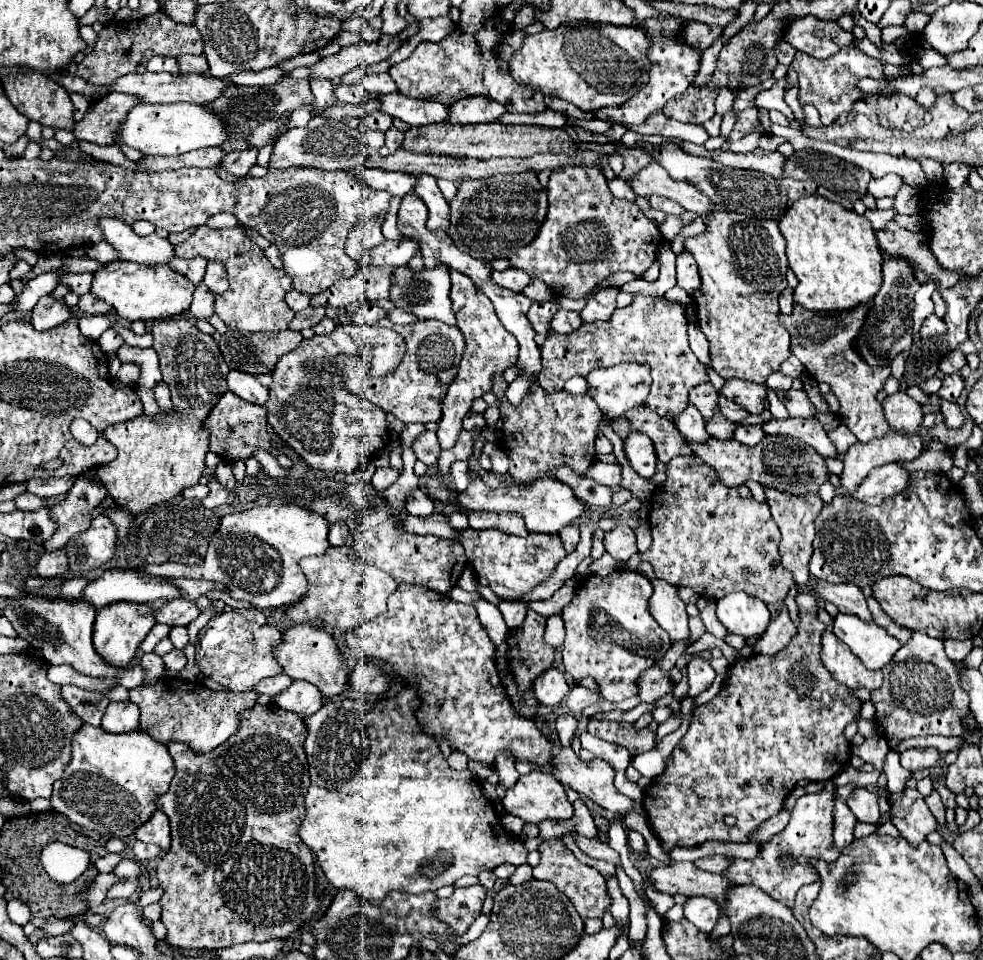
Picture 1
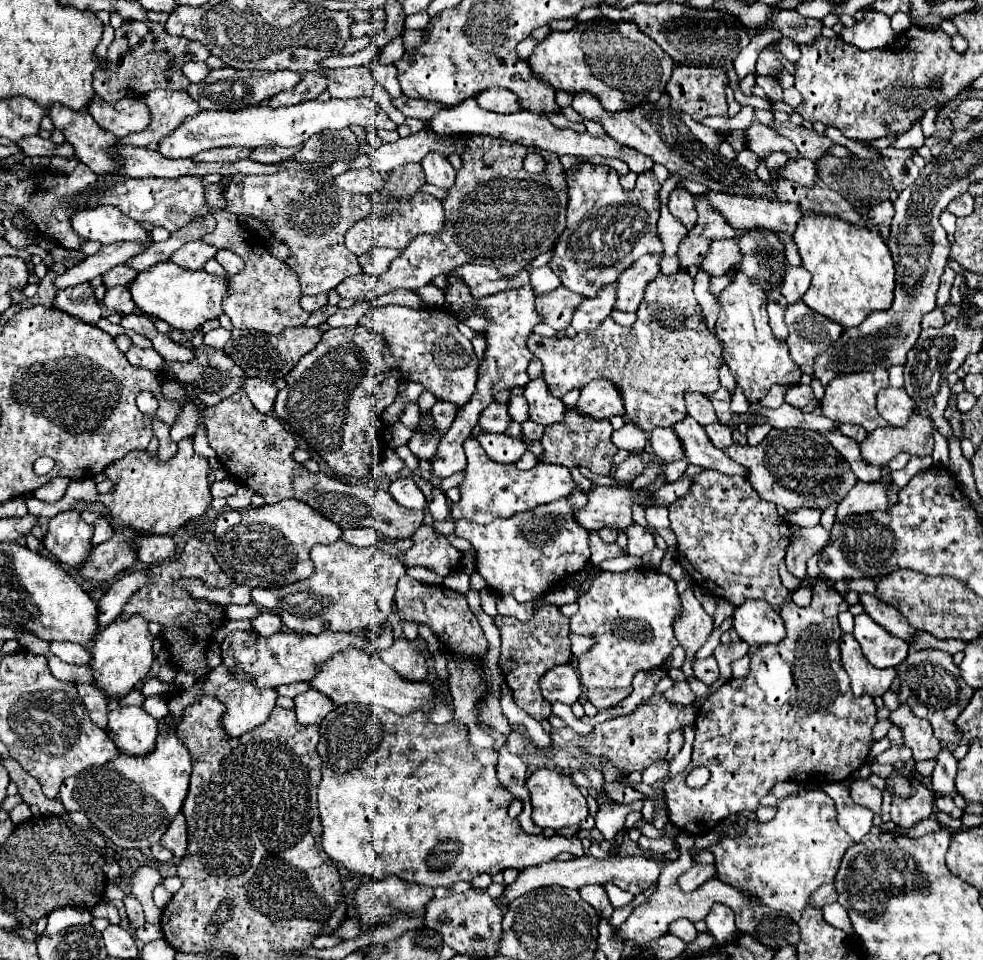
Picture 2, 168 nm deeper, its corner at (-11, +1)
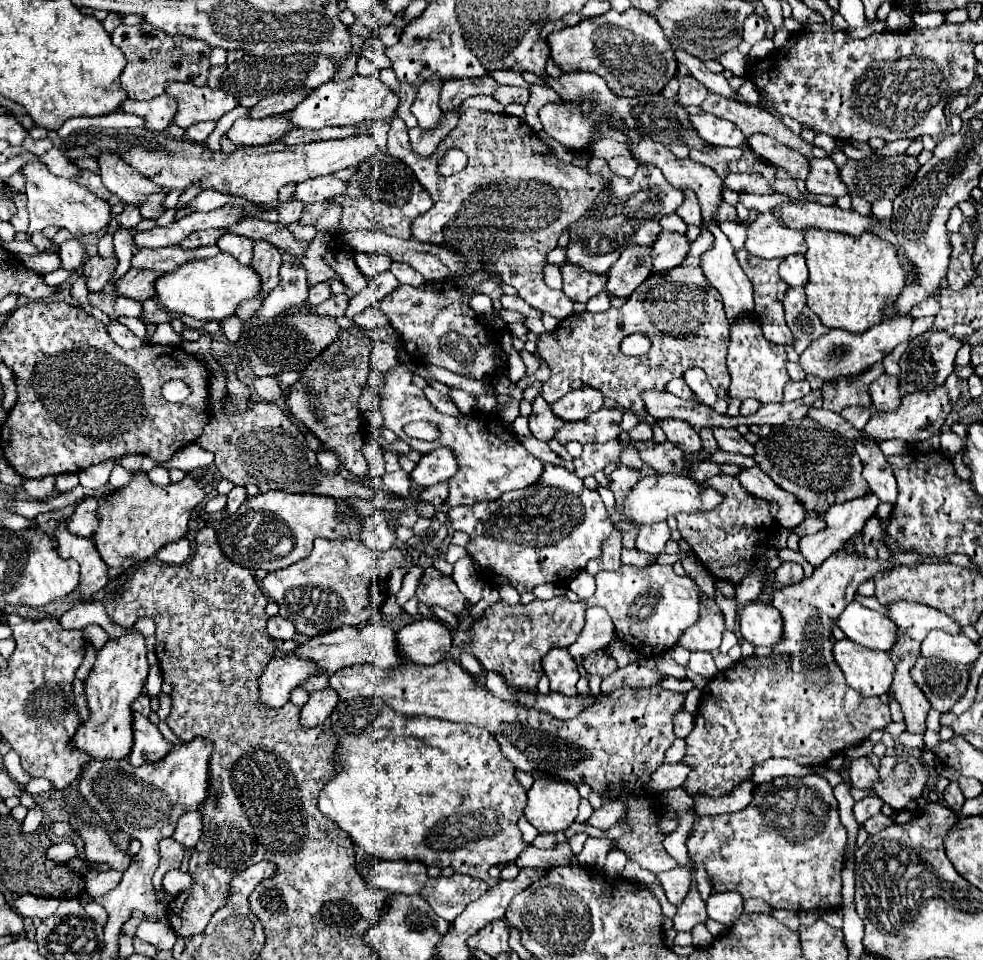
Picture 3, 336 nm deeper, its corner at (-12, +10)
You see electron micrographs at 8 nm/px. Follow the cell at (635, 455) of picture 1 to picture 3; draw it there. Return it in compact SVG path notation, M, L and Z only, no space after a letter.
M658 420L658 426L664 430L664 434L668 436L668 440L672 444L682 448L682 452L686 452L686 454L700 452L702 440L694 432L694 428L690 428L690 424L682 422L682 420Z

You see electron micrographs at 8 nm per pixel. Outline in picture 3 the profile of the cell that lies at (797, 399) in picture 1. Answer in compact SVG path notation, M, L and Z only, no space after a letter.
M788 380L786 382L786 388L784 388L784 402L792 402L792 400L800 400L804 396L810 394L810 384L808 380L800 380L800 382L792 382Z

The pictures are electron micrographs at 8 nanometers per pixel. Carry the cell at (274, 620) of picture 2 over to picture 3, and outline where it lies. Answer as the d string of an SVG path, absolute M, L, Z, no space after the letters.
M272 616L268 620L268 634L278 640L290 640L290 638L294 638L296 628L288 620L284 620L282 616Z

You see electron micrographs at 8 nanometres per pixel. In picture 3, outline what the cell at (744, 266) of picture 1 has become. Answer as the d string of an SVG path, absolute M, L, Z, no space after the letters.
M756 312L738 316L730 322L730 346L728 346L728 370L732 376L730 396L732 398L758 398L762 404L782 402L782 390L788 382L786 370L786 346L768 342L762 334L762 320Z

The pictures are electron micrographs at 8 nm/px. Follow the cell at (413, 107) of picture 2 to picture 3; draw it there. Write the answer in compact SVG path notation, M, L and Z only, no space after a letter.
M492 76L484 78L462 78L462 80L448 80L442 84L440 92L440 108L450 110L458 108L466 98L474 94L492 94L496 88L496 80Z

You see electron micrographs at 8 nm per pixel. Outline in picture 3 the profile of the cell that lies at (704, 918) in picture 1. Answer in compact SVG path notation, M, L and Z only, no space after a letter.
M716 892L706 900L708 916L724 926L732 926L742 914L742 896L738 892Z

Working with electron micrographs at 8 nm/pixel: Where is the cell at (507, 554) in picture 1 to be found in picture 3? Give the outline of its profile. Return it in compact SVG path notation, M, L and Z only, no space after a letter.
M546 464L546 472L538 484L518 492L506 492L506 496L494 500L492 504L454 506L448 510L448 518L454 530L470 534L466 550L478 566L482 578L494 586L510 584L520 594L532 592L538 584L564 582L574 570L586 568L588 560L600 556L602 540L614 528L600 494L596 490L588 490L574 472L554 464Z

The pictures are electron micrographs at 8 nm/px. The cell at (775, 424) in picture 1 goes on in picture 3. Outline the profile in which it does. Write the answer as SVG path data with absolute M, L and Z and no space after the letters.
M856 440L856 452L862 460L862 476L868 482L870 490L880 498L880 502L890 502L896 504L896 480L894 480L894 472L892 466L888 464L886 456L882 454L882 450L878 448L876 442L872 440Z

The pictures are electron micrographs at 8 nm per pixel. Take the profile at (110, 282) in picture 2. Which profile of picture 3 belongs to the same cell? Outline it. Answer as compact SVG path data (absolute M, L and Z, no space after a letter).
M168 246L168 248L142 248L136 250L130 264L132 268L146 268L146 270L154 270L154 272L170 272L174 268L178 268L180 264L184 264L186 260L194 260L194 258L212 258L216 256L220 250L218 246L206 246L206 248L198 248L198 250L182 250L180 246Z

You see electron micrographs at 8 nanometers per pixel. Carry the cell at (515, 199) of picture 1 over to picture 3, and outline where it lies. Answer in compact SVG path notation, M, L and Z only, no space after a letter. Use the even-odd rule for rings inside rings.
M472 108L460 116L460 126L446 134L434 156L422 160L422 164L408 164L414 160L414 154L408 148L408 128L400 118L392 118L388 130L388 154L400 158L434 200L434 208L414 220L414 240L442 240L442 244L446 244L444 236L458 236L460 252L472 252L474 246L484 246L480 254L484 266L498 274L504 284L514 286L520 298L558 320L574 314L572 300L564 296L562 290L552 290L544 284L544 258L556 248L560 234L574 224L574 220L590 208L594 196L606 188L604 180L554 156L548 144L544 144L524 120ZM452 148L460 148L468 156L468 164L454 176L442 176L438 172L440 160Z

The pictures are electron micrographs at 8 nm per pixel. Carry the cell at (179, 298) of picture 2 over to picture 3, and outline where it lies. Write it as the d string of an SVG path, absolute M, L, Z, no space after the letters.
M220 252L214 258L184 262L182 268L166 272L166 276L162 274L154 282L154 288L158 304L174 316L192 316L222 322L226 316L236 312L236 306L242 300L250 300L258 294L260 280L250 266L242 266L230 254Z

